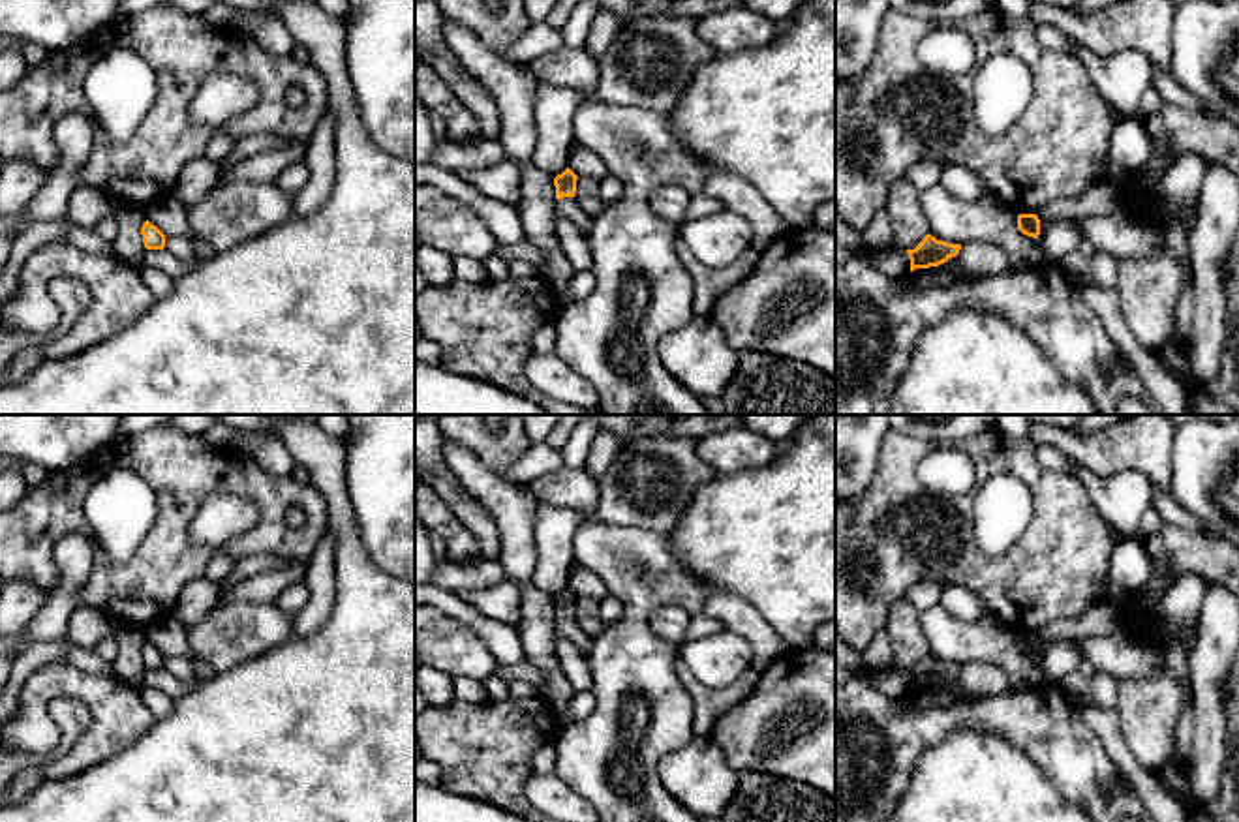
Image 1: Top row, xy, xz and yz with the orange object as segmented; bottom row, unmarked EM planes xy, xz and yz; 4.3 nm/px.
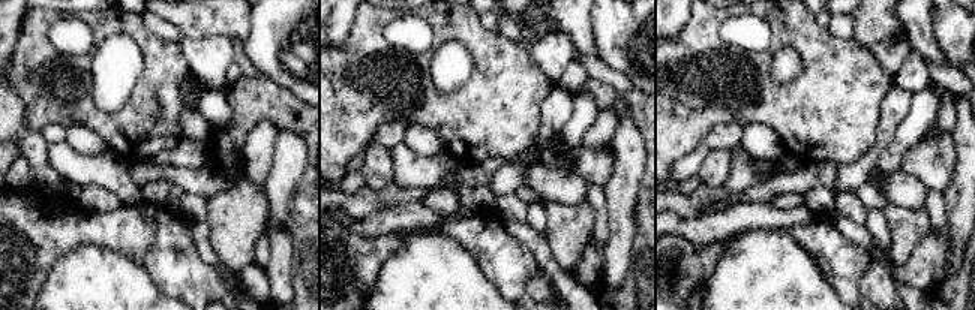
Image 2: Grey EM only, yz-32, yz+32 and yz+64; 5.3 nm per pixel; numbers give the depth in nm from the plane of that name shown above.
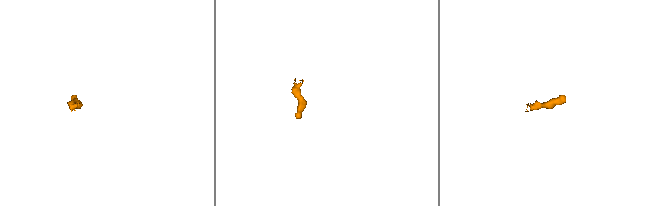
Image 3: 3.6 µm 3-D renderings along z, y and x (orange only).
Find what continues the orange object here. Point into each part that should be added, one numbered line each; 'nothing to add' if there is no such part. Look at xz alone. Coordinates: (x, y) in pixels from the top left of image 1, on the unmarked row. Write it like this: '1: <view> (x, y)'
1: xz (569, 629)

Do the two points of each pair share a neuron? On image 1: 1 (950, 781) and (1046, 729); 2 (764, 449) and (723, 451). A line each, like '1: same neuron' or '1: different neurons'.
1: different neurons
2: same neuron

